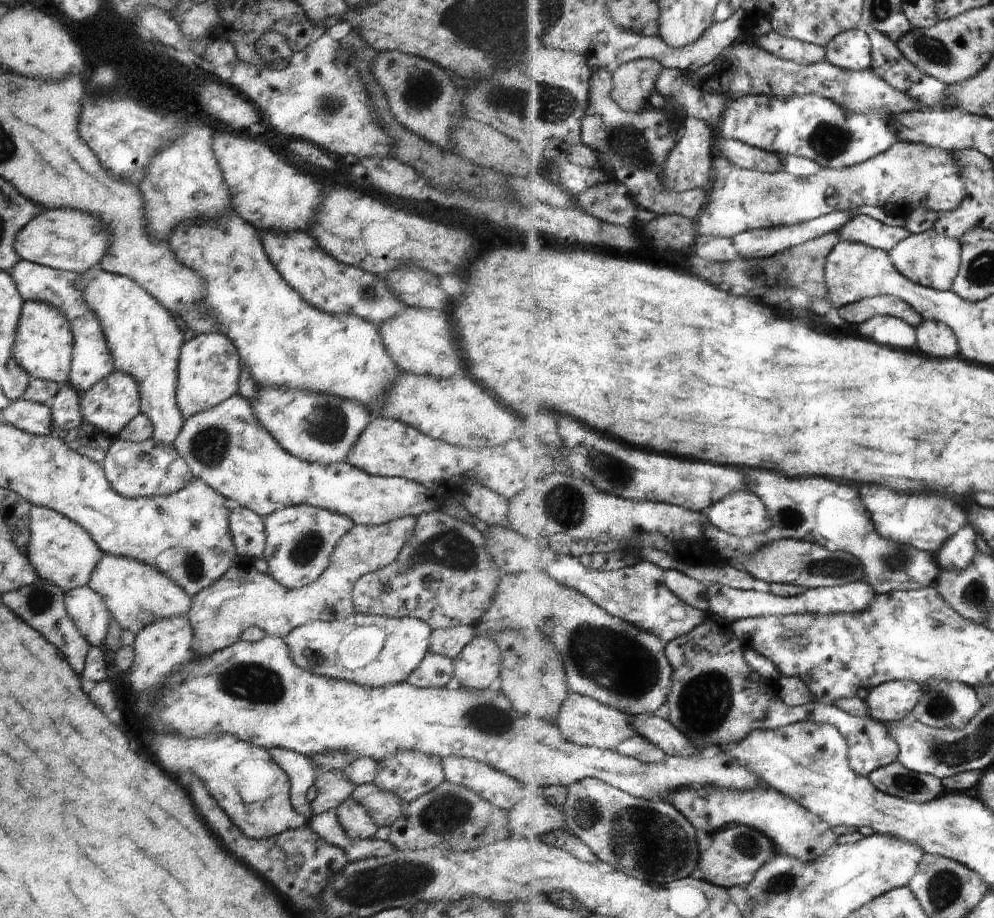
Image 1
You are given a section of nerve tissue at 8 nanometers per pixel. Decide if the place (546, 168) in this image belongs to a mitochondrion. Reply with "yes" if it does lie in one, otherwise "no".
no

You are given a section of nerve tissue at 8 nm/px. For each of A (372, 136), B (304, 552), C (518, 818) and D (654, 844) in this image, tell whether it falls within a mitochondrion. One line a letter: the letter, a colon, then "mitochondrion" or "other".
A: other
B: mitochondrion
C: other
D: mitochondrion

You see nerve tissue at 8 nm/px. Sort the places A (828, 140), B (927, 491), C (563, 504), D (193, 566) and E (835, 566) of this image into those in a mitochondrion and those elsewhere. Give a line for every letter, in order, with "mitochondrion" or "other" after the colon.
A: mitochondrion
B: other
C: mitochondrion
D: mitochondrion
E: mitochondrion

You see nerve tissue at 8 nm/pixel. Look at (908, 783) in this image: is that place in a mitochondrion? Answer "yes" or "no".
yes

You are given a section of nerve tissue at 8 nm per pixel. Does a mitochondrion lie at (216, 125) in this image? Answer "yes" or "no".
no

